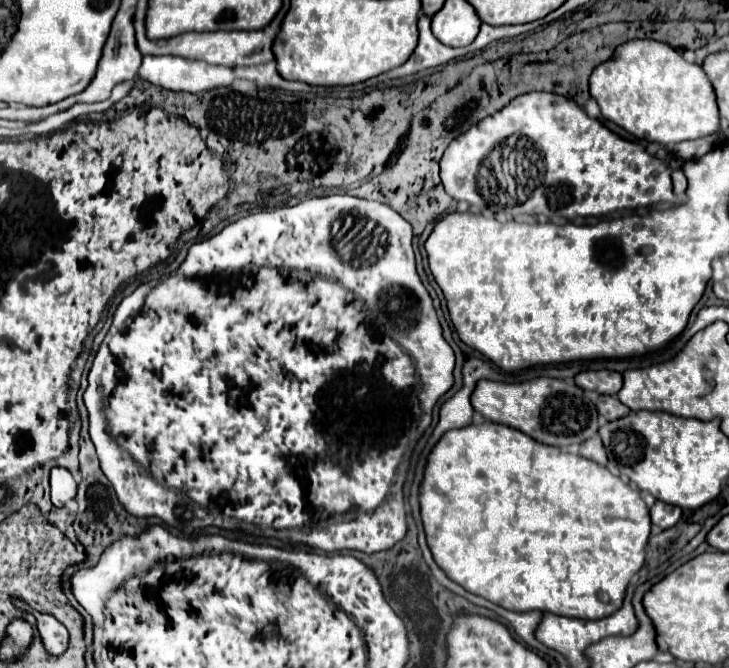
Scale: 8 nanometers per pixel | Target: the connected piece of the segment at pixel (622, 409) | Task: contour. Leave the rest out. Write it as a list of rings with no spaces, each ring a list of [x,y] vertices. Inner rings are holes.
[[[598,396],[596,408],[606,420],[614,420],[614,418],[620,418],[630,412],[630,408],[624,406],[616,396]]]

